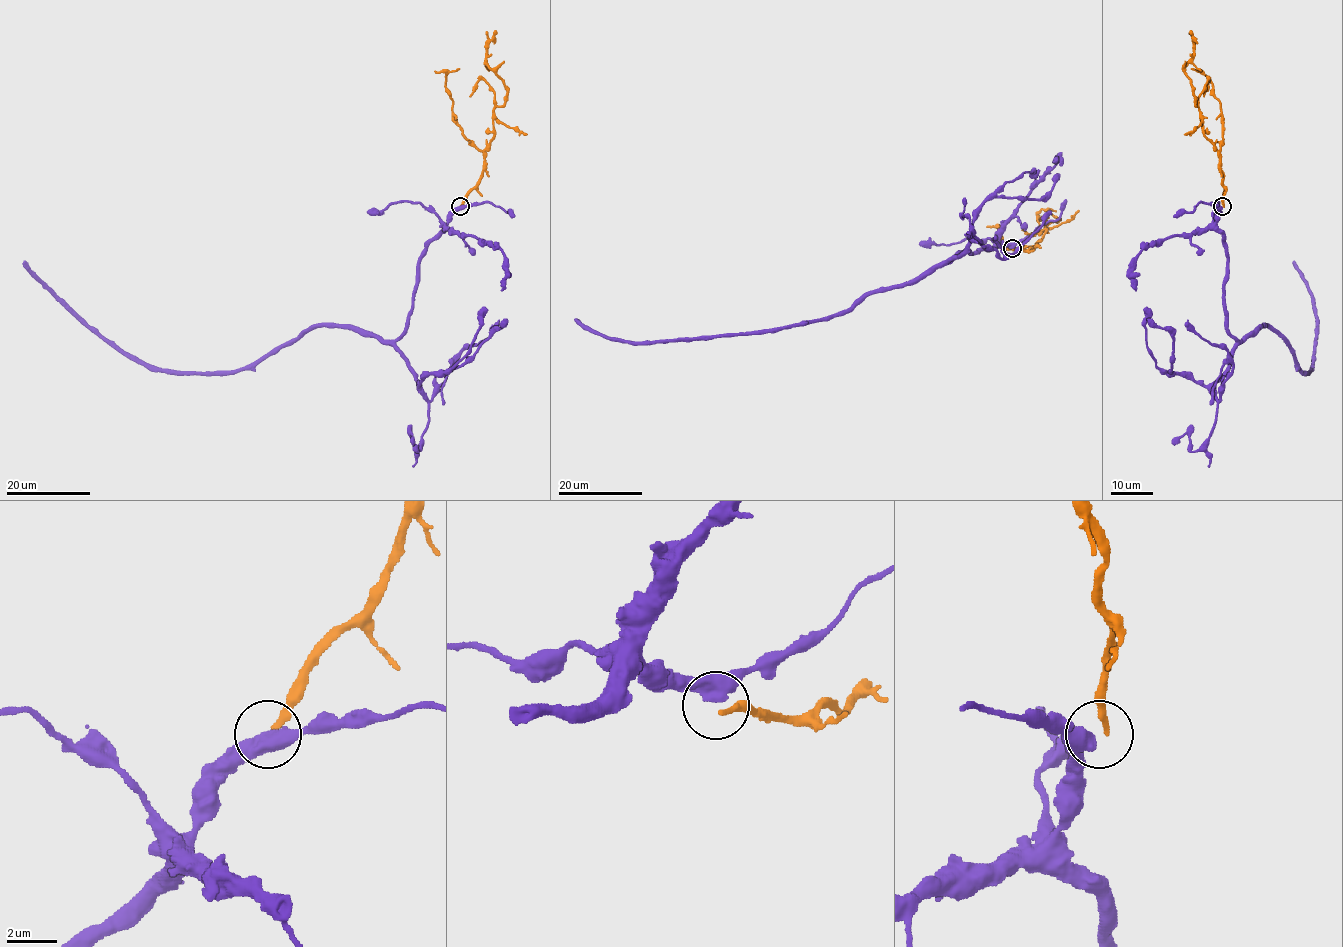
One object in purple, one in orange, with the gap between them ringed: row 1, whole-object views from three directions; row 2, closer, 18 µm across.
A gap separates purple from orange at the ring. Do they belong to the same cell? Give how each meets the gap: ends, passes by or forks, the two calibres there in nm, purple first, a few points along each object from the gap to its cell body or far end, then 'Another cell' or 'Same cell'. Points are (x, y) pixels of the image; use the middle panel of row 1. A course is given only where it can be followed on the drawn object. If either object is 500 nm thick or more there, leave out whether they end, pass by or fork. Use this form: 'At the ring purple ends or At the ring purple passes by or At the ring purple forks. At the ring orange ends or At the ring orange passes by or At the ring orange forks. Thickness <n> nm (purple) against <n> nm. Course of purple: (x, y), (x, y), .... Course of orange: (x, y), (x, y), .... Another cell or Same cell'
At the ring purple passes by. At the ring orange ends. Thickness 480 nm (purple) against 240 nm. Course of purple: (1012, 247), (959, 251), (846, 310), (783, 328), (645, 342), (610, 340), (575, 320). Course of orange: (1012, 249), (1033, 249), (1046, 230), (1044, 226), (1059, 219), (1043, 209), (1038, 218), (1044, 219), (1047, 216). Another cell

